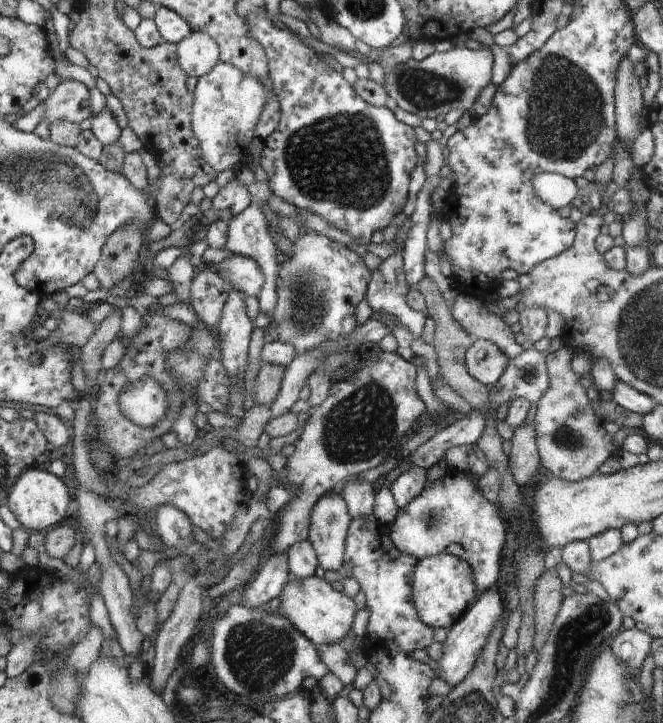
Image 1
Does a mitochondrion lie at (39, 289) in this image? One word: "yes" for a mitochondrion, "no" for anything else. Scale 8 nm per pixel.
no

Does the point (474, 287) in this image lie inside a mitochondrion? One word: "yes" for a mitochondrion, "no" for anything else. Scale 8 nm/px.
no

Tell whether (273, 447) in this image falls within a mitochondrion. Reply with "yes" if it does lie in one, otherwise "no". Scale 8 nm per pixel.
no

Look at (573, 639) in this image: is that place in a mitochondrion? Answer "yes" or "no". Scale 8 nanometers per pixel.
yes

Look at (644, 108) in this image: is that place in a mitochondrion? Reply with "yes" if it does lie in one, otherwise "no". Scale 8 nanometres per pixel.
no

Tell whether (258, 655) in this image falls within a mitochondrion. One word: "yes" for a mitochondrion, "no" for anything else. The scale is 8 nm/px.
yes

